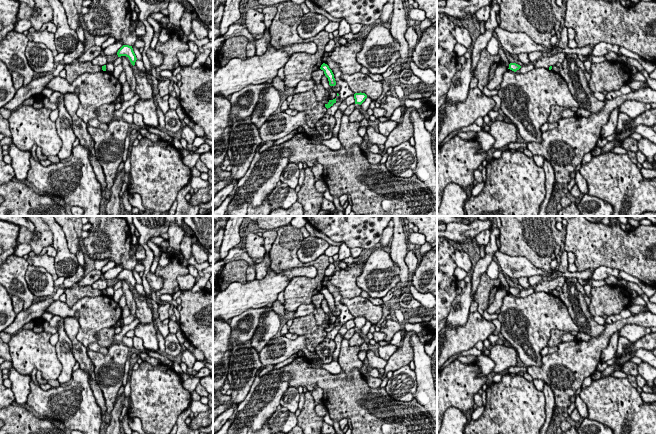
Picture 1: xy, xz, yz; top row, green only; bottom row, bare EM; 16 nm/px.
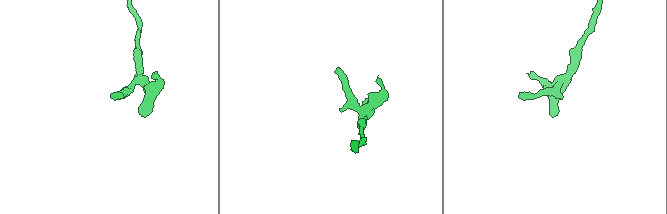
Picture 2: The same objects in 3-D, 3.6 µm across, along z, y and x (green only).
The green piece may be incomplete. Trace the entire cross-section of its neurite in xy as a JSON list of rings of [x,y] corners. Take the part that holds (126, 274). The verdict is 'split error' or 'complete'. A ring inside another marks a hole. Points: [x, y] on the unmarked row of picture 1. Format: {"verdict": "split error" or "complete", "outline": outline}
{"verdict": "complete", "outline": [[[123,269],[117,276],[118,281],[126,280],[129,282],[131,288],[134,290],[137,284],[136,279],[133,275],[132,270]]]}

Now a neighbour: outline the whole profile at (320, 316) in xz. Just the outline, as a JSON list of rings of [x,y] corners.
[[[318,293],[312,297],[311,303],[315,306],[313,315],[315,317],[318,327],[322,327],[323,329],[325,329],[325,328],[328,328],[330,323],[326,321],[326,313],[321,308],[321,303],[323,300],[324,300],[324,295],[321,293]]]

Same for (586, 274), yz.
[[[588,269],[588,270],[585,270],[585,271],[578,271],[578,272],[567,271],[566,273],[560,273],[560,272],[557,271],[558,277],[565,277],[565,278],[568,278],[568,279],[571,279],[571,278],[589,279],[592,276],[593,273],[594,273],[593,269]]]

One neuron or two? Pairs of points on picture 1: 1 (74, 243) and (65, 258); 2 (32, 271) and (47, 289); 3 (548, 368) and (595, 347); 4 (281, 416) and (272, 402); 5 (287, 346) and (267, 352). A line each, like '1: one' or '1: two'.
1: two
2: one
3: one
4: two
5: one

